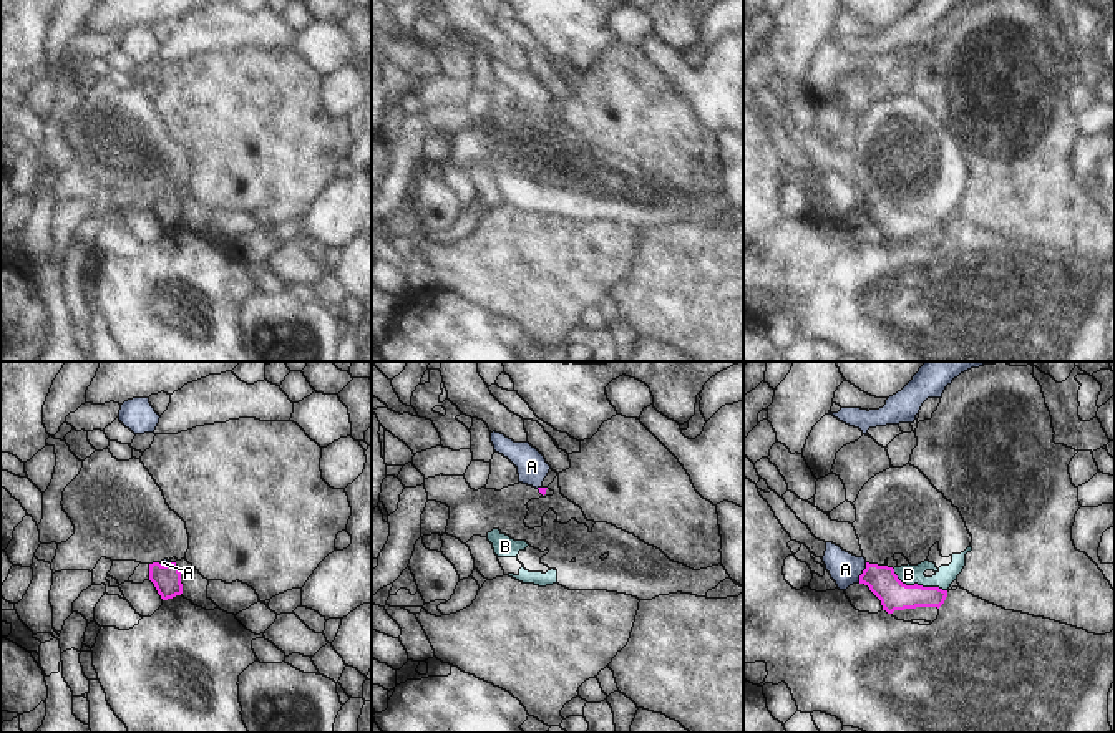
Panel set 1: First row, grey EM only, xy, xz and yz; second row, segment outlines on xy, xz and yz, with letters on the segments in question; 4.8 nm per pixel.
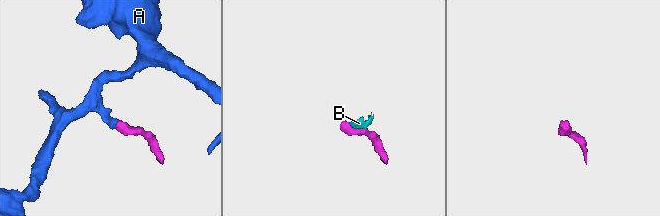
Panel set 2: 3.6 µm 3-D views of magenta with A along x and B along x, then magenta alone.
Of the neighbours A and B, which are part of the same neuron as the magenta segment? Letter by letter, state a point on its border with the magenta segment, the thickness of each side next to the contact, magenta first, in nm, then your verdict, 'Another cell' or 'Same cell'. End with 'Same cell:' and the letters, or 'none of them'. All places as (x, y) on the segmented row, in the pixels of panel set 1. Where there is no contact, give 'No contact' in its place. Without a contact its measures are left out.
A: Touches magenta at yz (863, 572). Thickness 150 nm (magenta) against 160 nm. Another cell
B: Touches magenta at yz (916, 584). Thickness 150 nm (magenta) against 100 nm. Another cell
Same cell: none of them.

